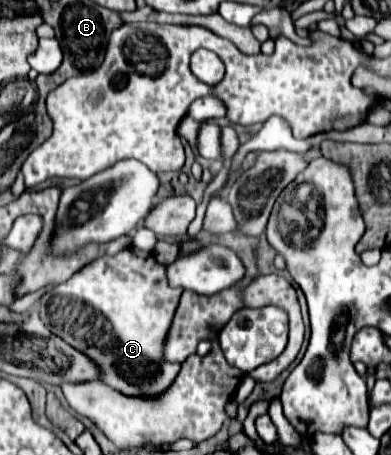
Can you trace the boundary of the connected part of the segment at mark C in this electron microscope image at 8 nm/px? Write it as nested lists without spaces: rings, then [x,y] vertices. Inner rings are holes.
[[[130,246],[115,257],[105,255],[95,259],[71,279],[57,285],[53,293],[45,293],[39,299],[39,315],[53,335],[87,355],[99,367],[99,381],[123,395],[157,397],[173,385],[173,379],[181,369],[181,365],[165,359],[165,339],[169,335],[181,291],[183,289],[171,289],[167,285],[165,267],[159,265],[152,252],[143,258],[140,251]]]

